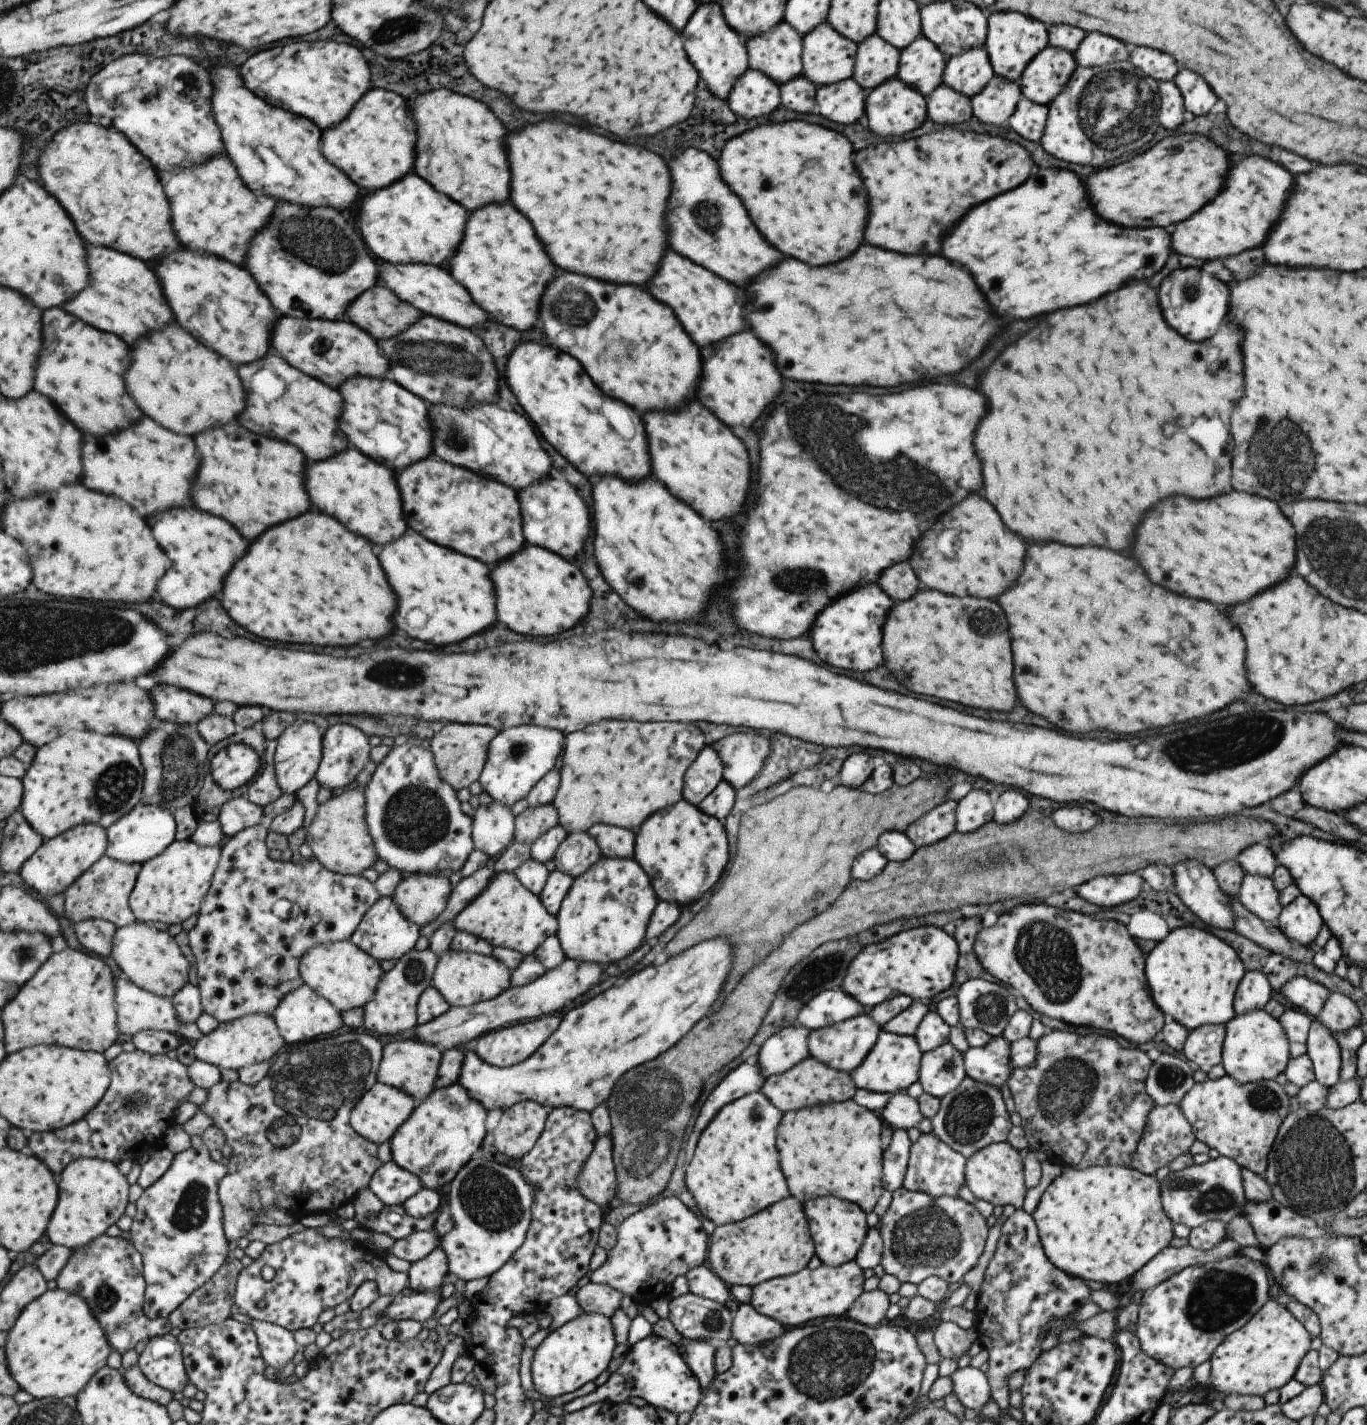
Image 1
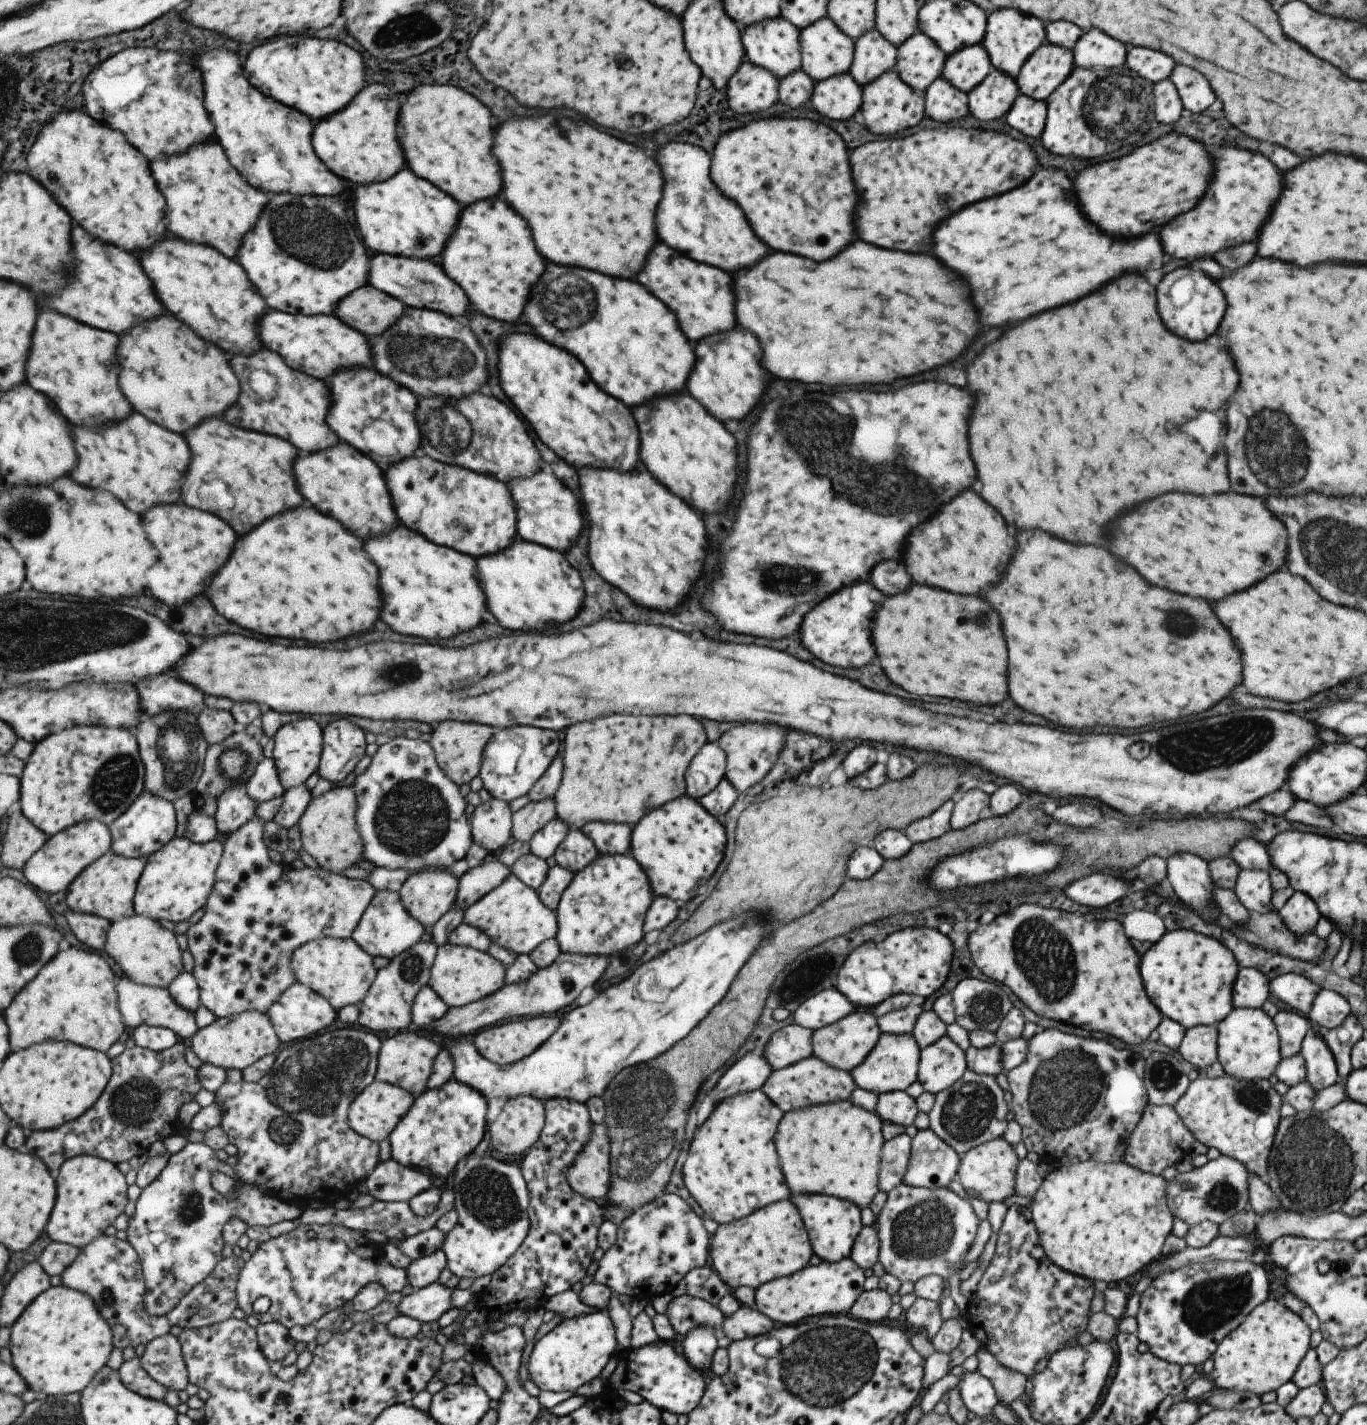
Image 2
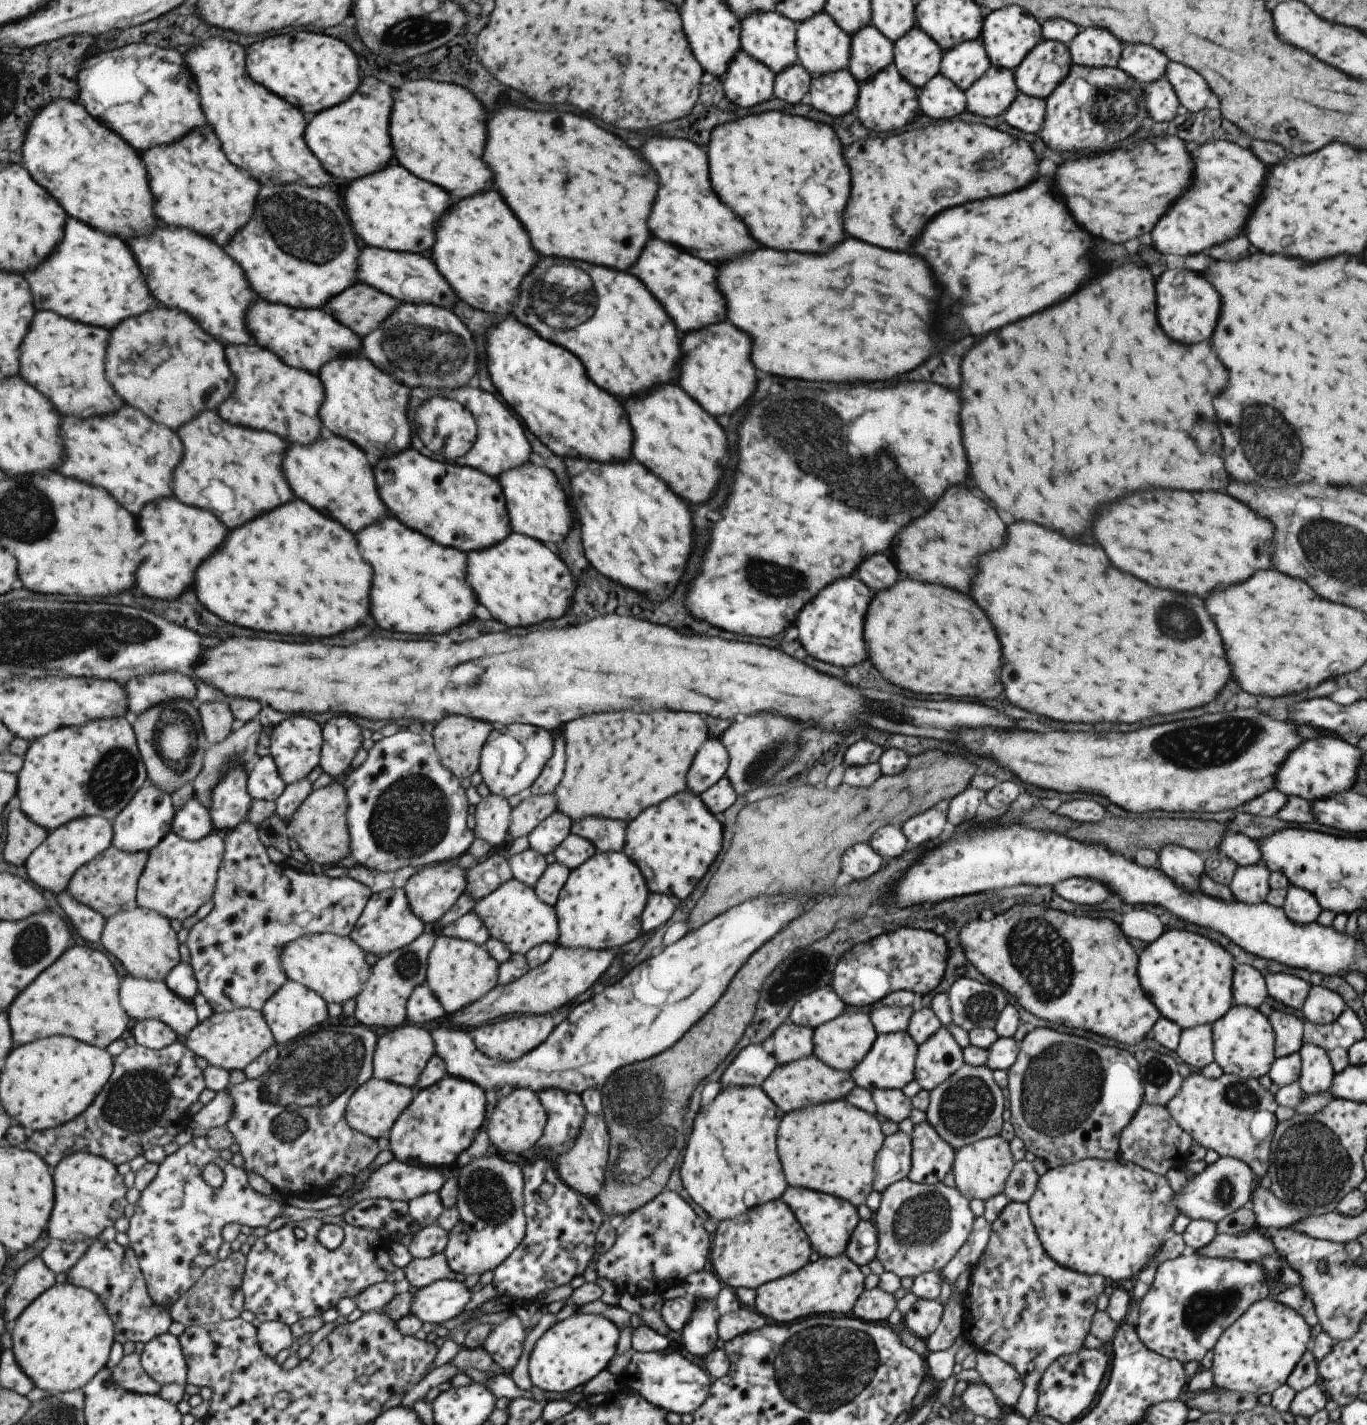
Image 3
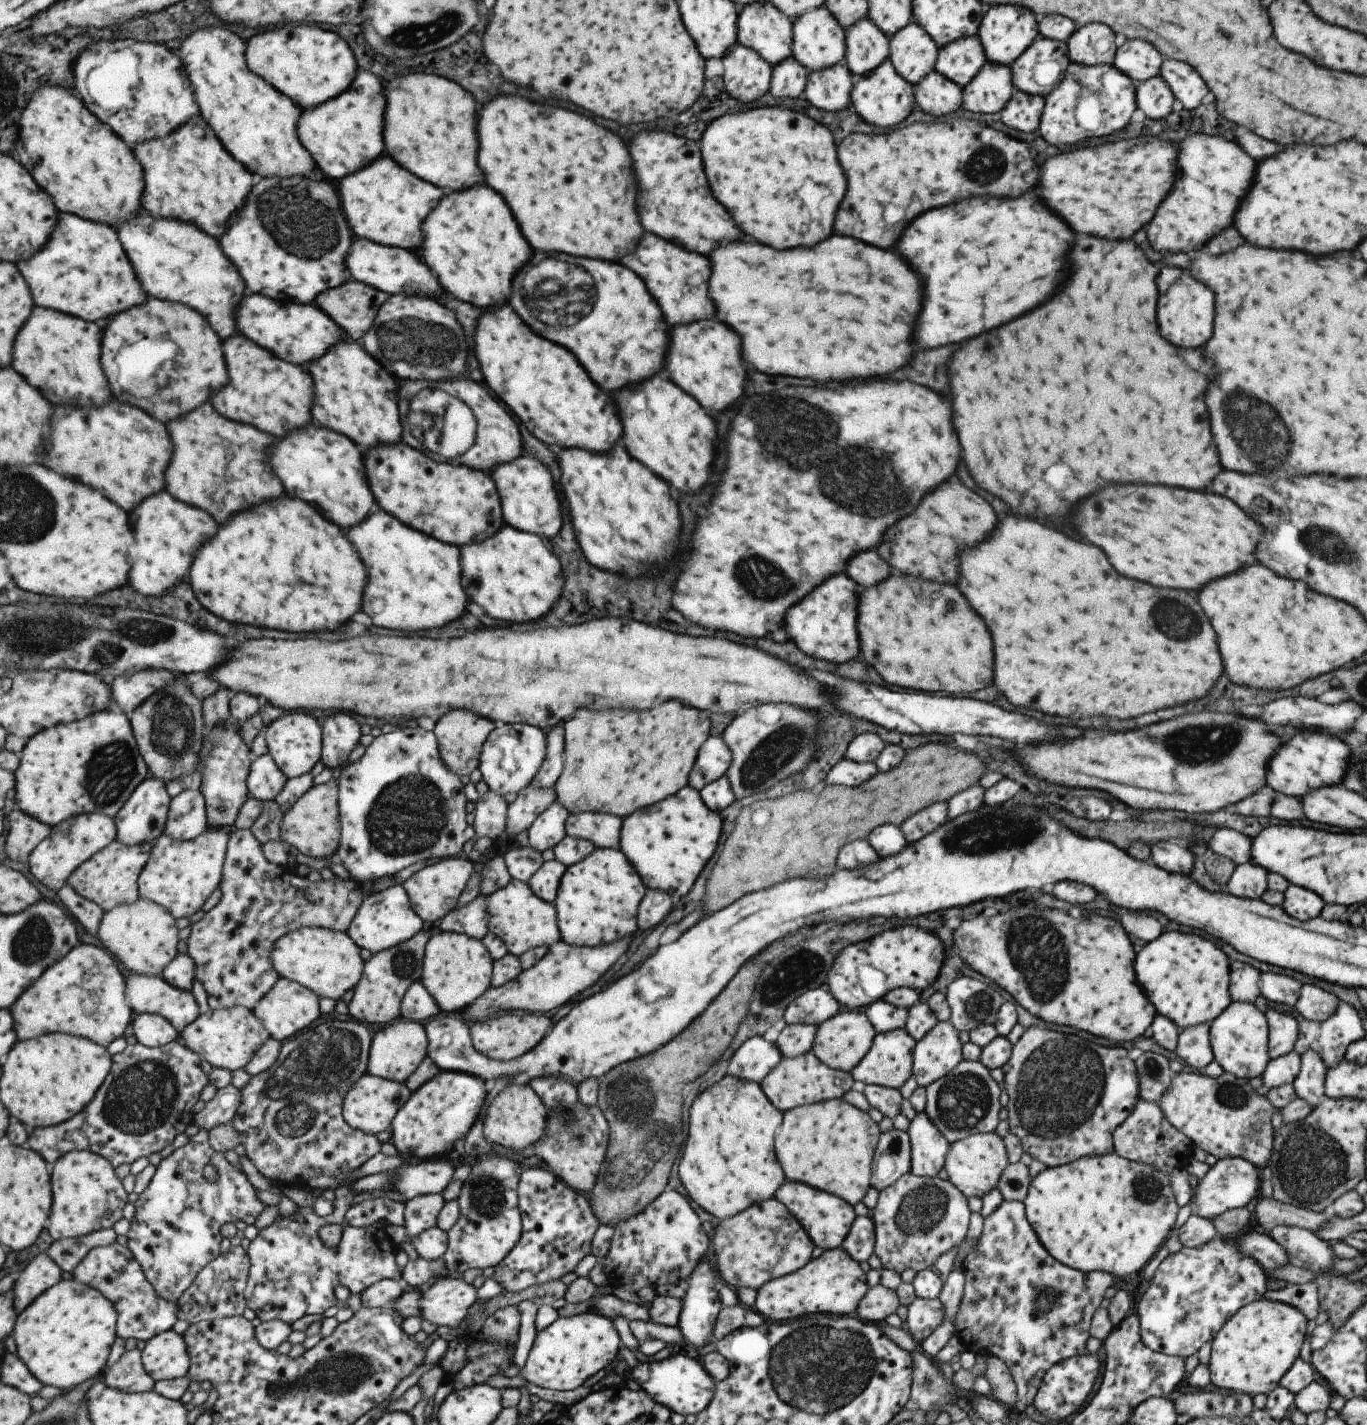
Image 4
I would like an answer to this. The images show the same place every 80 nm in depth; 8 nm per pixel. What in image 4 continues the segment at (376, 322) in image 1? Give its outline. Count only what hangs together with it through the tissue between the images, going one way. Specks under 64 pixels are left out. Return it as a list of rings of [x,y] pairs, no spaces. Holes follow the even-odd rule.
[[[348,279],[344,285],[324,293],[316,304],[347,332],[349,338],[361,342],[389,297],[390,294],[374,286]]]

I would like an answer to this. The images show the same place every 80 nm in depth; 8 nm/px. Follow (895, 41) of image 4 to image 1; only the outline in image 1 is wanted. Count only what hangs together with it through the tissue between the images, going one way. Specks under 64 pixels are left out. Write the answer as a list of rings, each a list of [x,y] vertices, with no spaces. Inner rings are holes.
[[[920,35],[899,52],[896,77],[926,97],[935,86],[939,86],[941,83],[942,70],[945,64],[946,58],[937,49],[937,46],[934,46],[933,42],[929,42],[927,38]]]

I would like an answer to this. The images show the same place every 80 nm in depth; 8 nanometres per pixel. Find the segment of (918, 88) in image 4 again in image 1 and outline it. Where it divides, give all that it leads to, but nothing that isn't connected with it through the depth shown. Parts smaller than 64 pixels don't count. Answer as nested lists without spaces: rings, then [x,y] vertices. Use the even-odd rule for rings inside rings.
[[[940,83],[925,97],[927,119],[937,124],[961,124],[972,116],[970,98]]]

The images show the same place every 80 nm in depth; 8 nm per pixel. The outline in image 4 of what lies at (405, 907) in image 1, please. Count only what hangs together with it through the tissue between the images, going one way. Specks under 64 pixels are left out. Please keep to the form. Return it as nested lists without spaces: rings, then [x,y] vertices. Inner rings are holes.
[[[459,856],[448,859],[441,859],[431,863],[426,863],[423,868],[416,872],[404,887],[408,890],[412,899],[413,908],[420,914],[425,922],[437,922],[447,916],[456,906],[458,896],[467,884],[467,879],[471,876],[474,864],[467,860],[459,860]]]

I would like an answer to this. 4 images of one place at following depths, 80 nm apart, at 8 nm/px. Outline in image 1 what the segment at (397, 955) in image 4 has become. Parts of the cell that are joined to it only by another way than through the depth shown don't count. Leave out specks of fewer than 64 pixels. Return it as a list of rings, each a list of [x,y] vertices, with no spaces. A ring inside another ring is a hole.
[[[414,949],[412,953],[405,954],[391,970],[384,972],[384,978],[381,978],[380,986],[377,986],[373,1001],[363,1008],[363,1029],[375,1035],[395,1036],[418,1027],[418,1003],[425,990],[432,987],[438,965],[440,956],[436,956],[430,949]]]

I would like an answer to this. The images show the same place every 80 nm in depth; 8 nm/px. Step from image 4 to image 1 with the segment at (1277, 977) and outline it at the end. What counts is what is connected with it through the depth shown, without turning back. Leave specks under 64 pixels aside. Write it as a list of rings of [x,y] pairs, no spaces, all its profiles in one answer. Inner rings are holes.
[[[1296,977],[1289,980],[1279,992],[1293,1006],[1299,1007],[1299,1011],[1302,1011],[1310,1018],[1315,1018],[1322,1010],[1326,999],[1331,994],[1321,984],[1304,977]]]

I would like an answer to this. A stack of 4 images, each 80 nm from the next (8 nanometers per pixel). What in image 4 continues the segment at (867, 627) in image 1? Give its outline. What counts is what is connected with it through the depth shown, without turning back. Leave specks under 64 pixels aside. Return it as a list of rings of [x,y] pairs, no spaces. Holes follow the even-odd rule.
[[[837,574],[827,578],[823,584],[806,594],[799,602],[790,606],[784,614],[784,627],[787,636],[794,640],[795,646],[811,658],[825,662],[849,662],[859,652],[855,618],[857,618],[857,584],[845,576]]]

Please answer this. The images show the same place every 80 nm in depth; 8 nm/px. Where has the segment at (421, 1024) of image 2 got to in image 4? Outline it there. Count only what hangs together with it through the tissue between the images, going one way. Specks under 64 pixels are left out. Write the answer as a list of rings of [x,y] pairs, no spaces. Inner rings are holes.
[[[416,982],[404,998],[402,1004],[403,1019],[425,1022],[437,1014],[443,1013],[439,1003],[430,990],[421,982]]]

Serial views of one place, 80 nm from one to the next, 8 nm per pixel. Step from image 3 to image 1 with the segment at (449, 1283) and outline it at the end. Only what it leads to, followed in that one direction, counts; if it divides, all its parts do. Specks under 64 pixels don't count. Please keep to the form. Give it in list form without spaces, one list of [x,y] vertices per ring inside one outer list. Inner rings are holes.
[[[441,1290],[439,1292],[414,1292],[413,1294],[399,1294],[387,1308],[386,1316],[381,1318],[381,1323],[385,1324],[391,1320],[412,1319],[418,1322],[427,1322],[439,1302],[443,1301]]]

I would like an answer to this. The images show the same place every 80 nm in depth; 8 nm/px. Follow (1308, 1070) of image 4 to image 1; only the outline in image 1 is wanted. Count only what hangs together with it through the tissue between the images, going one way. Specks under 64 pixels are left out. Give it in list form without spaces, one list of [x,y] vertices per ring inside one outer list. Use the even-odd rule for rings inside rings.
[[[1315,1018],[1308,1029],[1305,1049],[1312,1063],[1314,1081],[1328,1088],[1334,1086],[1341,1069],[1338,1043],[1334,1034]]]

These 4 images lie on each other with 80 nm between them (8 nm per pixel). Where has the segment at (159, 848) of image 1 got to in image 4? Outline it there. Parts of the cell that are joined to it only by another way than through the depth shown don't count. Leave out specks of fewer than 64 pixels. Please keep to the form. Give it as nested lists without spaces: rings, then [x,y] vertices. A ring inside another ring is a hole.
[[[153,776],[145,779],[115,818],[118,828],[116,840],[126,845],[155,843],[166,832],[166,825],[172,810],[171,804],[172,798],[167,792],[167,785],[161,779]]]

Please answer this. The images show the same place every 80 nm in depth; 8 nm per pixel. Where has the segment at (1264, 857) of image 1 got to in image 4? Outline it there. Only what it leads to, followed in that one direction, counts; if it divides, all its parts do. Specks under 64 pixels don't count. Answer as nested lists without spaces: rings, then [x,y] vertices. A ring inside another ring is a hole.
[[[1216,828],[1207,841],[1207,850],[1231,859],[1235,865],[1251,862],[1251,839],[1228,828]]]

